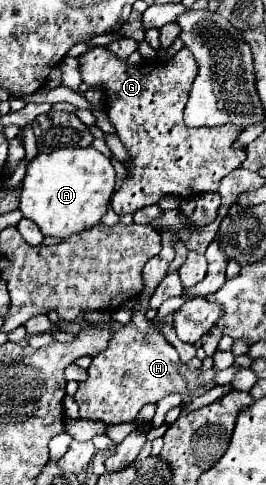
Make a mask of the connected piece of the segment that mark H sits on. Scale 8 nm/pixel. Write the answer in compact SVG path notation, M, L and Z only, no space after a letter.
M161 232L161 238L163 238L161 252L153 260L149 260L143 268L143 290L139 294L141 298L139 308L135 308L129 324L117 328L109 346L99 356L93 358L91 366L87 368L89 378L79 384L75 402L79 404L79 412L83 420L101 420L105 424L133 422L145 404L159 402L161 398L179 392L183 396L183 406L185 406L191 402L191 398L215 386L213 376L217 370L213 368L209 368L207 372L189 370L179 360L177 350L163 338L159 330L153 328L153 324L145 316L149 308L149 298L157 290L159 282L165 278L167 268L173 260L173 240L177 240L175 234Z

